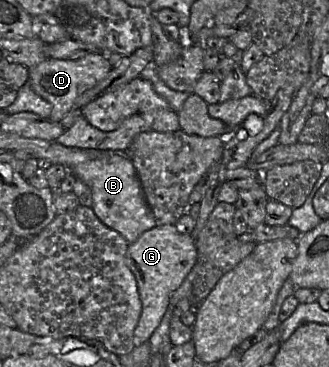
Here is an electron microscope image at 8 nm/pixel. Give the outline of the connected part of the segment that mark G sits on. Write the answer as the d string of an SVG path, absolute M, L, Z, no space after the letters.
M175 225L155 226L144 232L139 238L128 245L125 254L125 263L134 275L141 301L141 314L134 330L134 346L148 342L159 326L169 305L171 294L176 291L197 262L197 248L192 235L179 233Z

